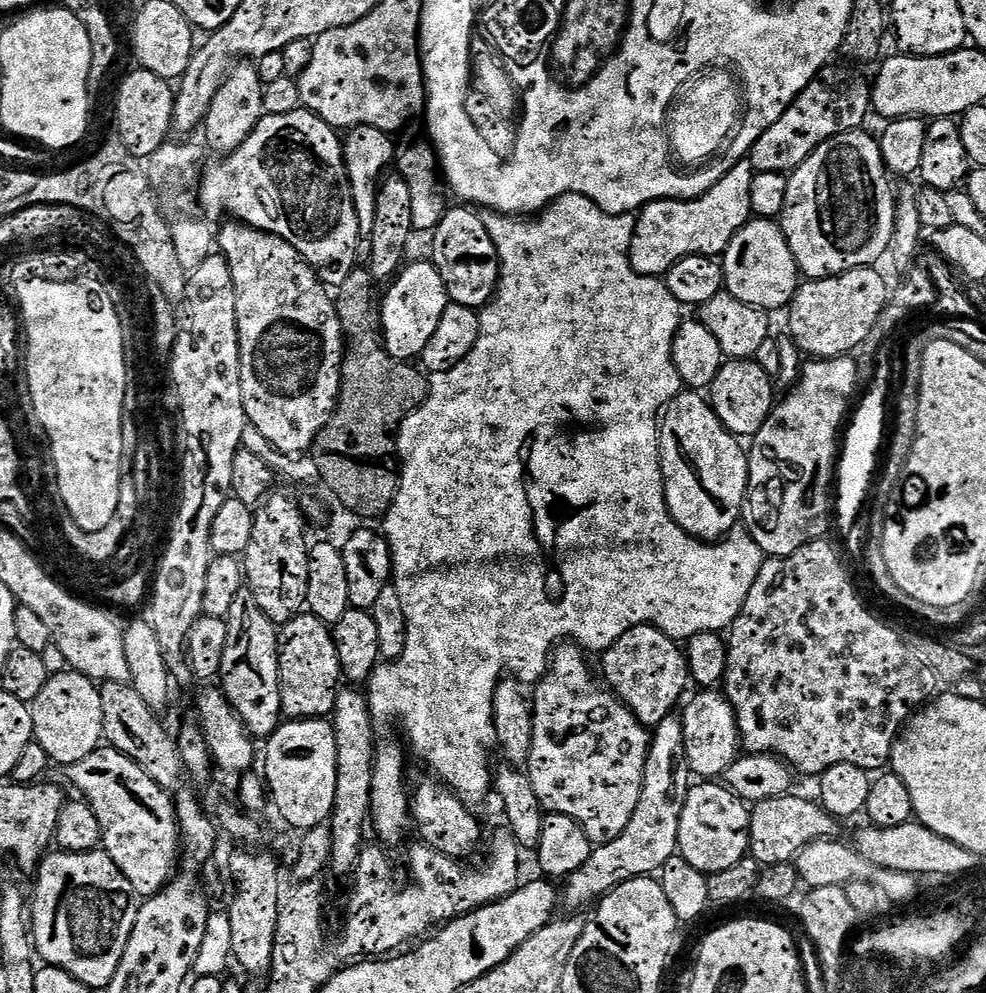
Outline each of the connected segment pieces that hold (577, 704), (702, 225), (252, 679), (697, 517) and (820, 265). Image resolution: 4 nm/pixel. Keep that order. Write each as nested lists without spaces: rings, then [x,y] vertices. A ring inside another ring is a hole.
[[[561,643],[550,658],[547,676],[535,685],[534,742],[526,775],[545,810],[574,818],[584,827],[593,845],[599,846],[620,837],[634,818],[644,790],[644,771],[648,752],[652,749],[653,733],[640,723],[615,692],[601,683],[598,676],[596,681],[587,658],[585,649],[579,644]]]
[[[751,163],[736,164],[705,196],[703,193],[695,200],[655,200],[645,204],[632,233],[630,255],[634,270],[643,276],[660,278],[687,256],[719,257],[753,215],[753,175]]]
[[[252,598],[238,599],[227,617],[228,649],[224,652],[220,676],[227,696],[236,713],[244,719],[244,726],[253,737],[267,738],[280,727],[280,653],[277,625],[266,616]]]
[[[684,390],[672,399],[660,425],[660,466],[664,470],[664,493],[668,509],[680,528],[690,536],[705,542],[718,542],[729,535],[744,510],[749,480],[749,453],[739,439],[729,432],[718,418],[711,403],[699,391]]]
[[[857,130],[855,132],[843,132],[834,138],[830,138],[826,142],[819,144],[810,154],[810,158],[806,158],[806,162],[802,162],[796,167],[795,172],[788,176],[788,193],[786,194],[786,202],[784,210],[779,217],[778,223],[780,229],[784,231],[784,236],[788,240],[790,250],[796,259],[796,266],[808,280],[821,280],[822,278],[830,278],[831,276],[840,276],[843,272],[849,272],[855,268],[866,268],[875,265],[877,261],[889,251],[889,245],[892,242],[892,236],[895,234],[896,222],[896,205],[897,197],[894,195],[894,185],[892,186],[890,173],[884,167],[884,159],[880,153],[879,139],[865,130]]]

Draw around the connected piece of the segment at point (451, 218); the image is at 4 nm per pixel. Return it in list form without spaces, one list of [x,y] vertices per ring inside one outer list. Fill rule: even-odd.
[[[459,207],[447,209],[433,231],[435,254],[432,260],[443,274],[449,299],[455,304],[480,310],[488,306],[499,287],[499,267],[490,266],[490,260],[495,261],[499,252],[487,225],[470,212],[471,209]]]

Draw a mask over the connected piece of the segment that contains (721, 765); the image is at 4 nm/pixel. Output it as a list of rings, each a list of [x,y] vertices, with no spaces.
[[[704,690],[692,701],[687,701],[688,709],[682,712],[684,726],[684,751],[691,775],[696,778],[720,778],[729,766],[742,755],[740,727],[736,712],[727,695],[720,690]]]

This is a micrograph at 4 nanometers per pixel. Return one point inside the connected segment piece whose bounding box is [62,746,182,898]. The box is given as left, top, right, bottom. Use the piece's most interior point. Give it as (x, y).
(141, 835)

